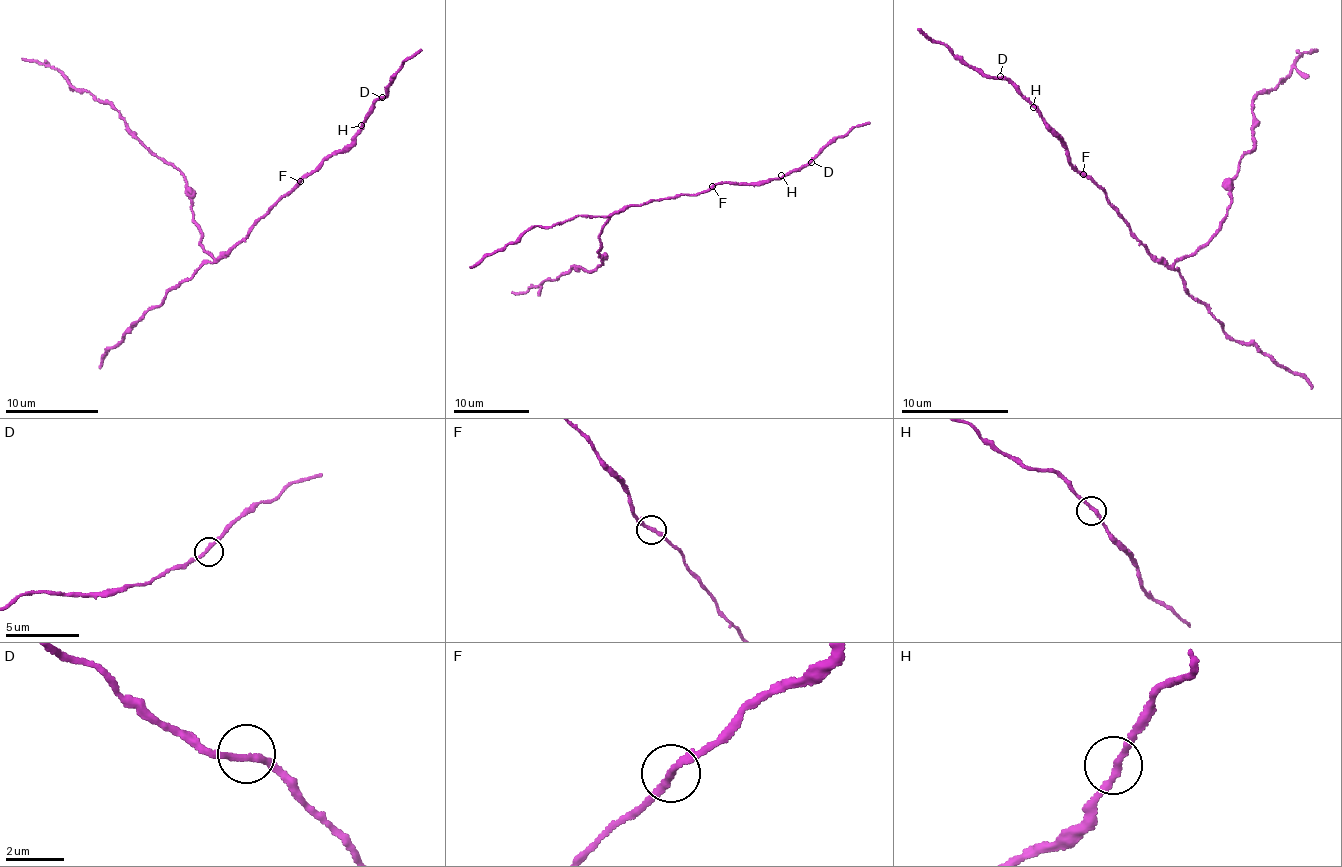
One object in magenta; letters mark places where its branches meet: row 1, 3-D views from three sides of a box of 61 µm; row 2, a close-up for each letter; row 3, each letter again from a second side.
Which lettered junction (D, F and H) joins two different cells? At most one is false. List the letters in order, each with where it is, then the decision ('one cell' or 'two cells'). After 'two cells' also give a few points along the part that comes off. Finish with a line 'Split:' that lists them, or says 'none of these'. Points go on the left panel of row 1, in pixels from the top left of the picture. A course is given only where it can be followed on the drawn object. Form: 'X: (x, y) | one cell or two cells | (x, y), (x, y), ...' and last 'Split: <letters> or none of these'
D: (382, 97) | one cell
F: (300, 181) | one cell
H: (361, 125) | one cell
Split: none of these

